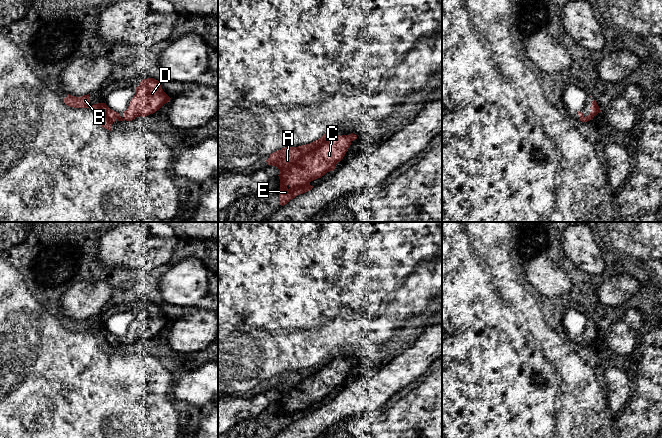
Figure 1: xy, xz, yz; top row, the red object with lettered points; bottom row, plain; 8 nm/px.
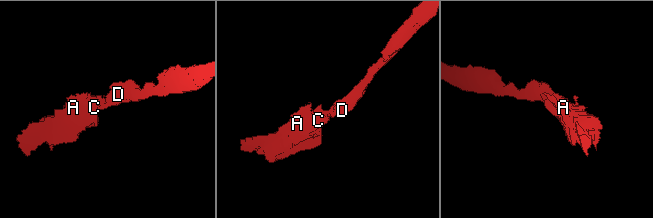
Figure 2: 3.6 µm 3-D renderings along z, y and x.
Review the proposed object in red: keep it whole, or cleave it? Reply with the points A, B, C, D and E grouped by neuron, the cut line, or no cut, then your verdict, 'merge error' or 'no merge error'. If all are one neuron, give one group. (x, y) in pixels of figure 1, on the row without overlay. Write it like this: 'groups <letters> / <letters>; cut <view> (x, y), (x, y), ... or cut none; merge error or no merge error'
groups A B C D E; cut none; no merge error

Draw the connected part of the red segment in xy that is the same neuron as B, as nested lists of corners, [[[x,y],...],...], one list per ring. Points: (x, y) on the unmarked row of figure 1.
[[[154,302],[141,304],[136,311],[136,318],[133,320],[128,332],[124,335],[124,341],[120,337],[110,333],[106,327],[90,328],[89,318],[81,321],[67,319],[63,326],[74,332],[92,332],[99,341],[103,352],[112,355],[112,348],[117,345],[131,345],[136,341],[148,340],[159,334],[164,328],[168,328],[170,321],[163,315],[161,307]]]

